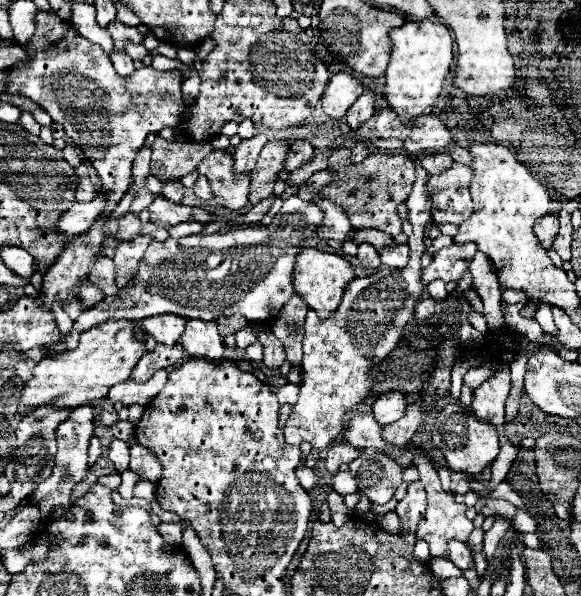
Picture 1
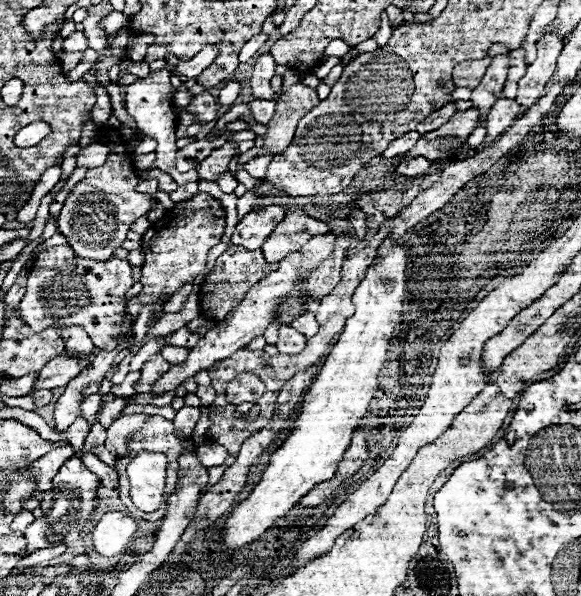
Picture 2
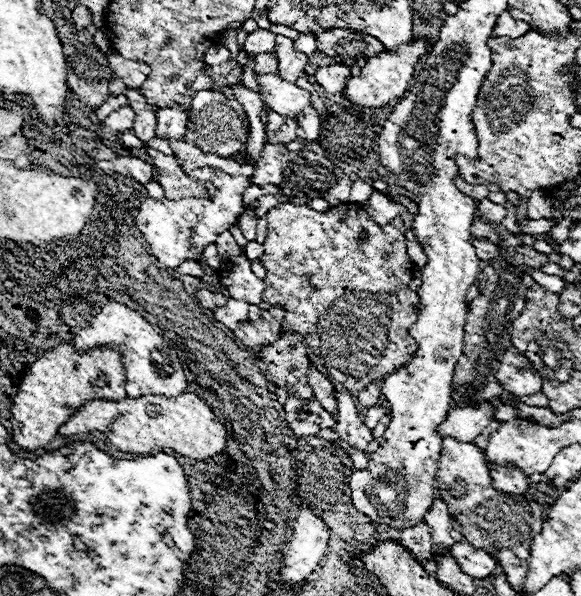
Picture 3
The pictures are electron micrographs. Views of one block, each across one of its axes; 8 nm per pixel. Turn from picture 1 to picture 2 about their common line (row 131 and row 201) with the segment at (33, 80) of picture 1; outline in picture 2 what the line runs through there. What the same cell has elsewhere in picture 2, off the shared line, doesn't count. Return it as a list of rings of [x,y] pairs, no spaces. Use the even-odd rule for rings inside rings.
[[[102,126],[98,130],[96,142],[102,142],[108,146],[110,154],[104,166],[88,170],[86,178],[80,180],[70,194],[66,196],[62,214],[58,216],[58,232],[68,238],[68,244],[74,248],[74,252],[80,258],[90,258],[90,260],[106,260],[112,258],[114,250],[122,246],[130,224],[146,216],[150,208],[160,204],[156,198],[150,198],[148,194],[136,192],[136,184],[140,178],[136,176],[134,170],[134,158],[132,154],[128,156],[128,146],[122,142],[122,136],[118,130],[110,126]]]

